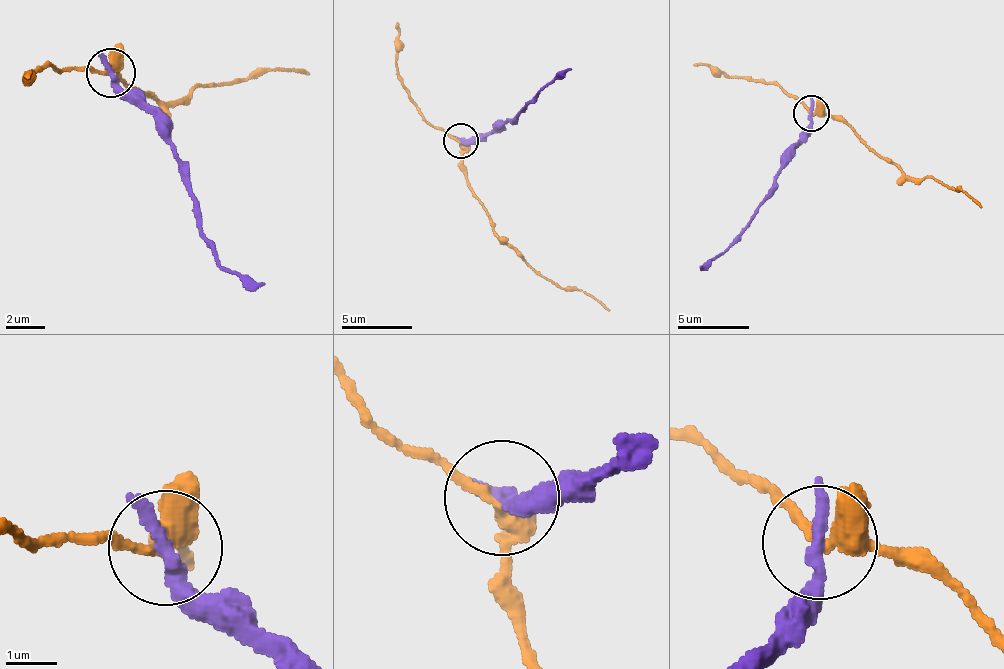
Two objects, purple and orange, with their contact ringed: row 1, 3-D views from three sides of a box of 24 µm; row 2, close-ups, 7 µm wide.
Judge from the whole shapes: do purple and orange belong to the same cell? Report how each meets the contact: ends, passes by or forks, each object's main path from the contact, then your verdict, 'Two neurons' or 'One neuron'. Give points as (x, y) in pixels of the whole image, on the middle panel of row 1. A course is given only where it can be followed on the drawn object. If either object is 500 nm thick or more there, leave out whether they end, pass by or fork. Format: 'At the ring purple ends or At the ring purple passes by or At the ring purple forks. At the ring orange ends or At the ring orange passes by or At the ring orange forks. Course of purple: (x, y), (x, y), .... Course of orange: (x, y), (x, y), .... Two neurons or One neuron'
At the ring purple ends. At the ring orange forks. Course of purple: (462, 141), (476, 142), (505, 125), (535, 93), (571, 70). Course of orange: (462, 142), (462, 173), (505, 243), (537, 272), (593, 294), (611, 309). Two neurons

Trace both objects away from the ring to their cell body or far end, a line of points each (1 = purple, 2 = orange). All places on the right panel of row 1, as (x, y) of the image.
1: (812, 113), (809, 130), (781, 173), (729, 243), (701, 268)
2: (812, 116), (844, 119), (906, 175), (939, 181), (966, 194), (981, 206)

